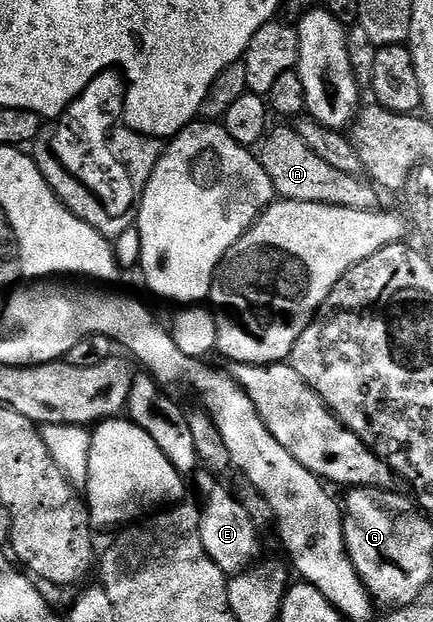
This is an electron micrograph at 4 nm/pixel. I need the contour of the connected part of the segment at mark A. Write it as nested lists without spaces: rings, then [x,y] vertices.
[[[293,126],[270,127],[261,139],[255,155],[263,170],[267,170],[267,178],[271,178],[274,193],[282,200],[334,204],[340,208],[354,208],[364,212],[372,212],[380,205],[377,203],[380,202],[382,193],[376,184],[360,175],[343,174],[330,163],[323,162],[318,154],[308,148]]]

